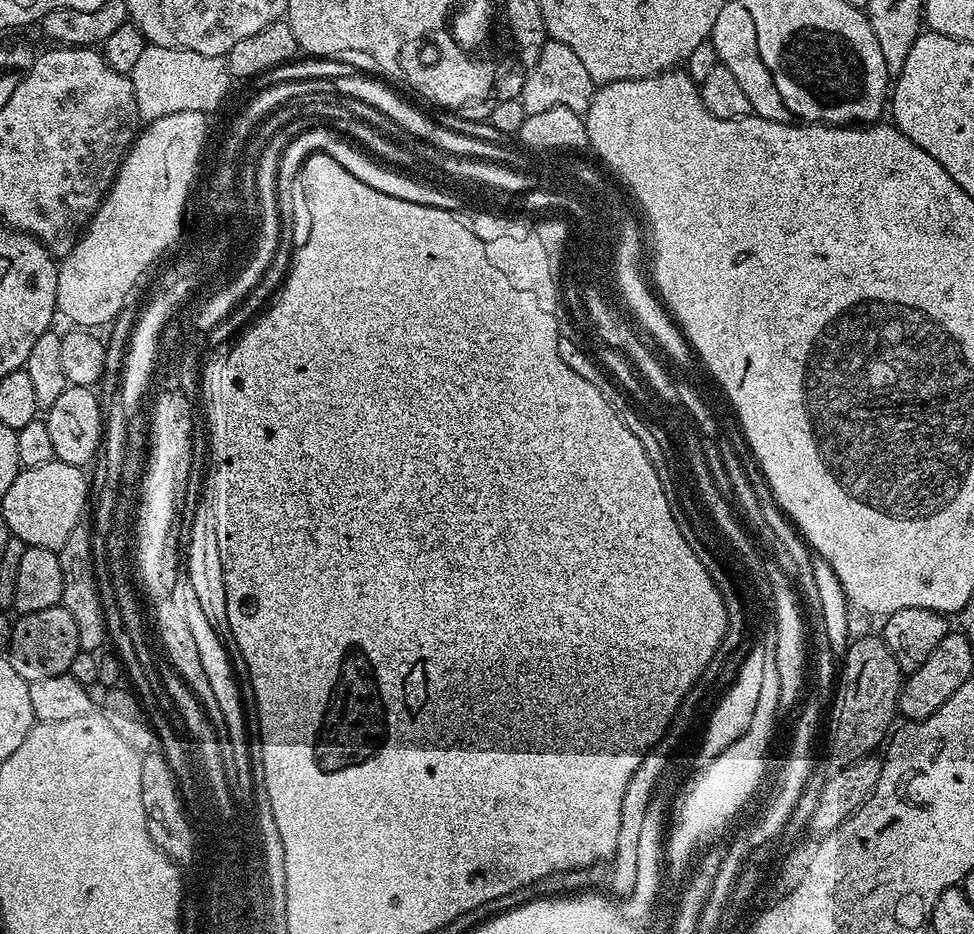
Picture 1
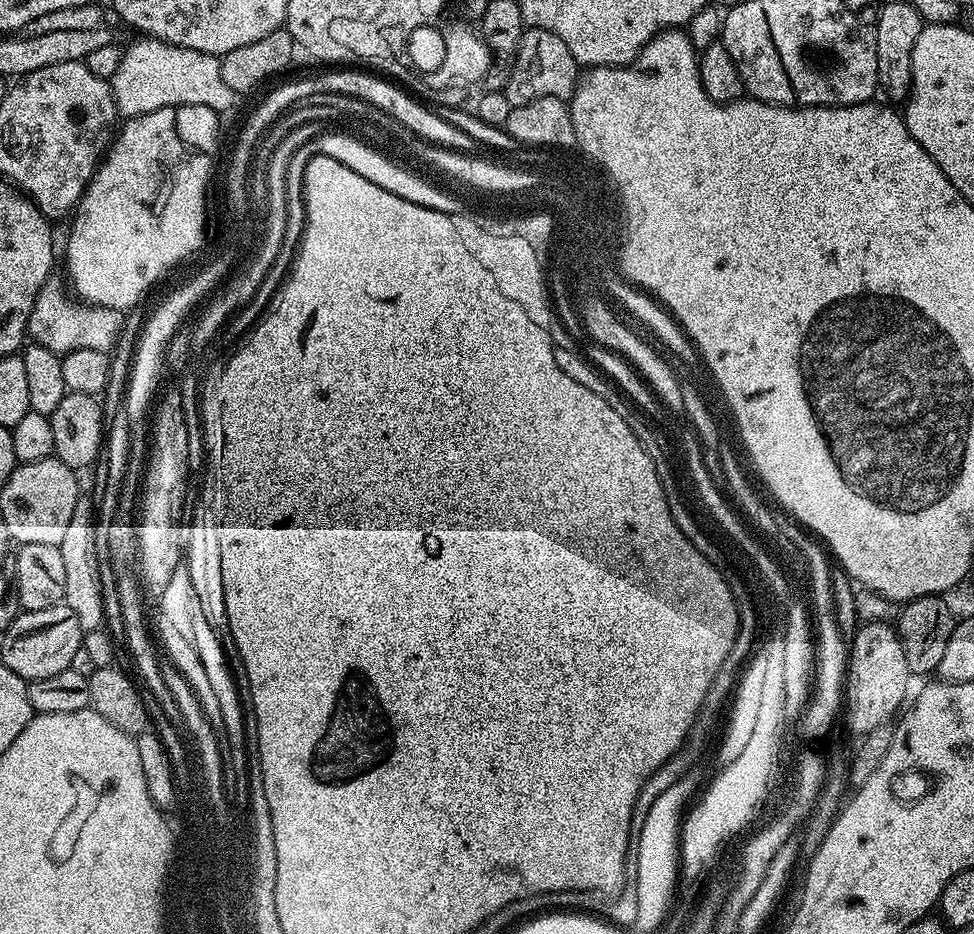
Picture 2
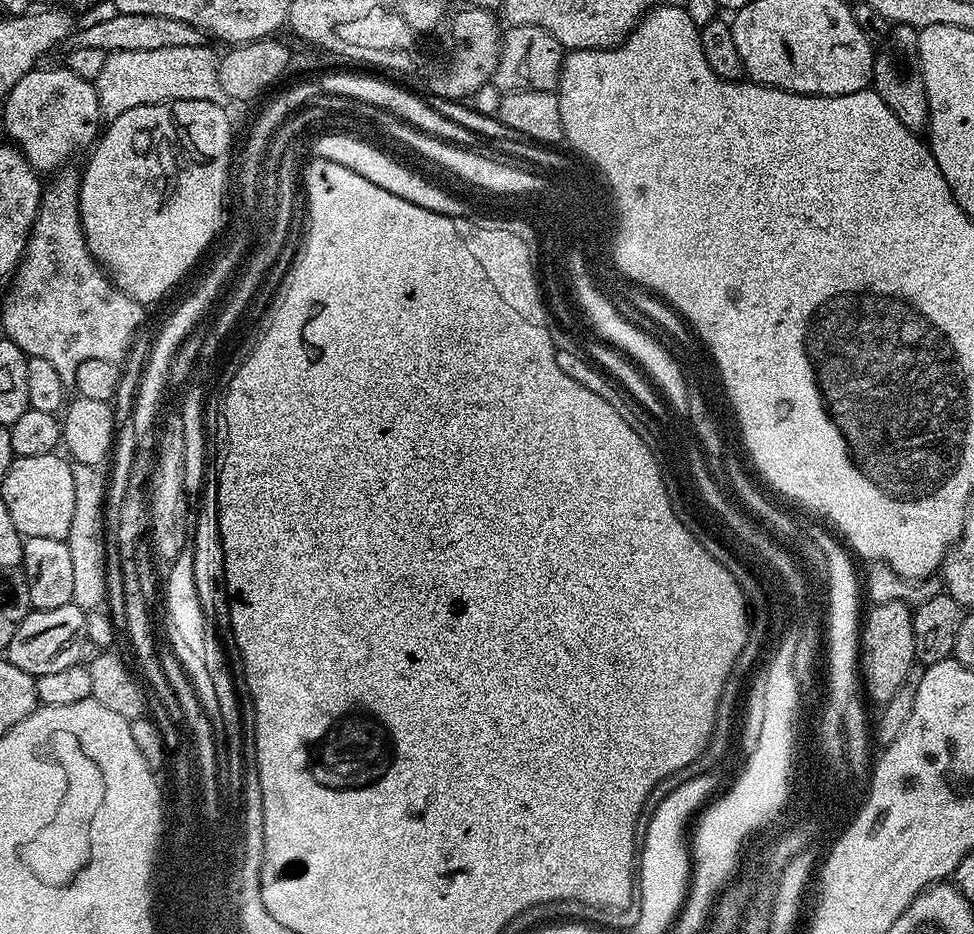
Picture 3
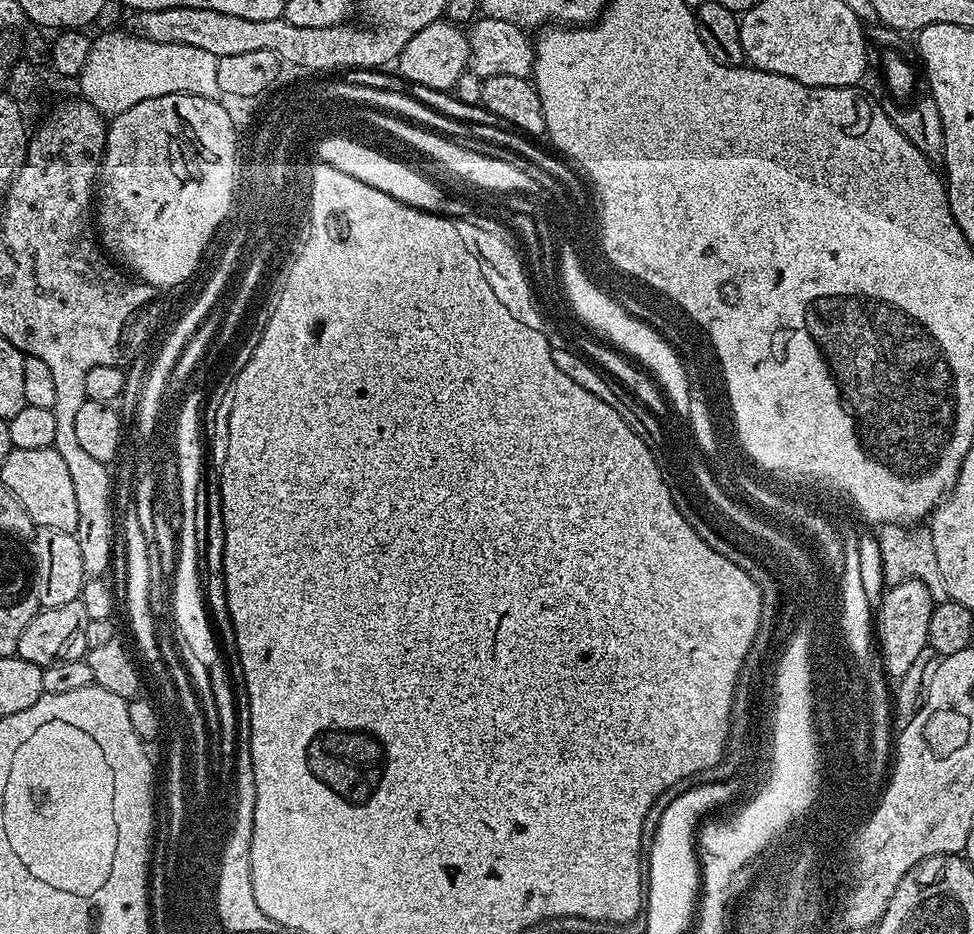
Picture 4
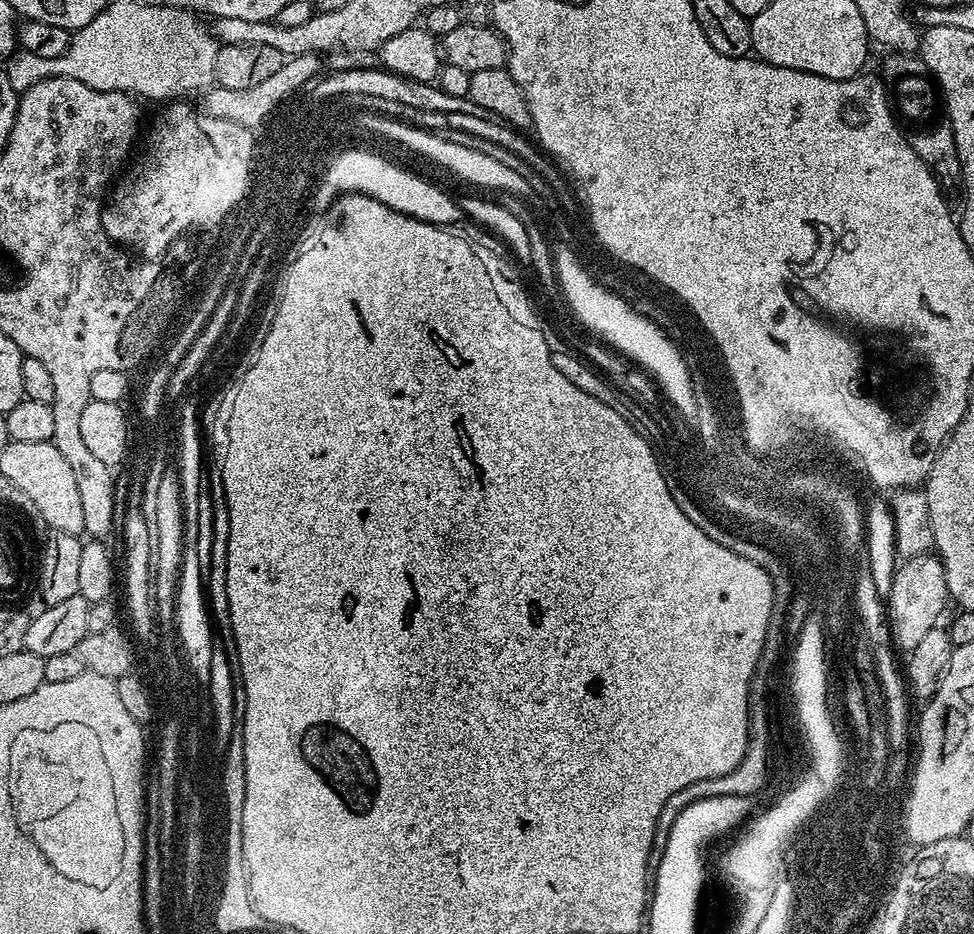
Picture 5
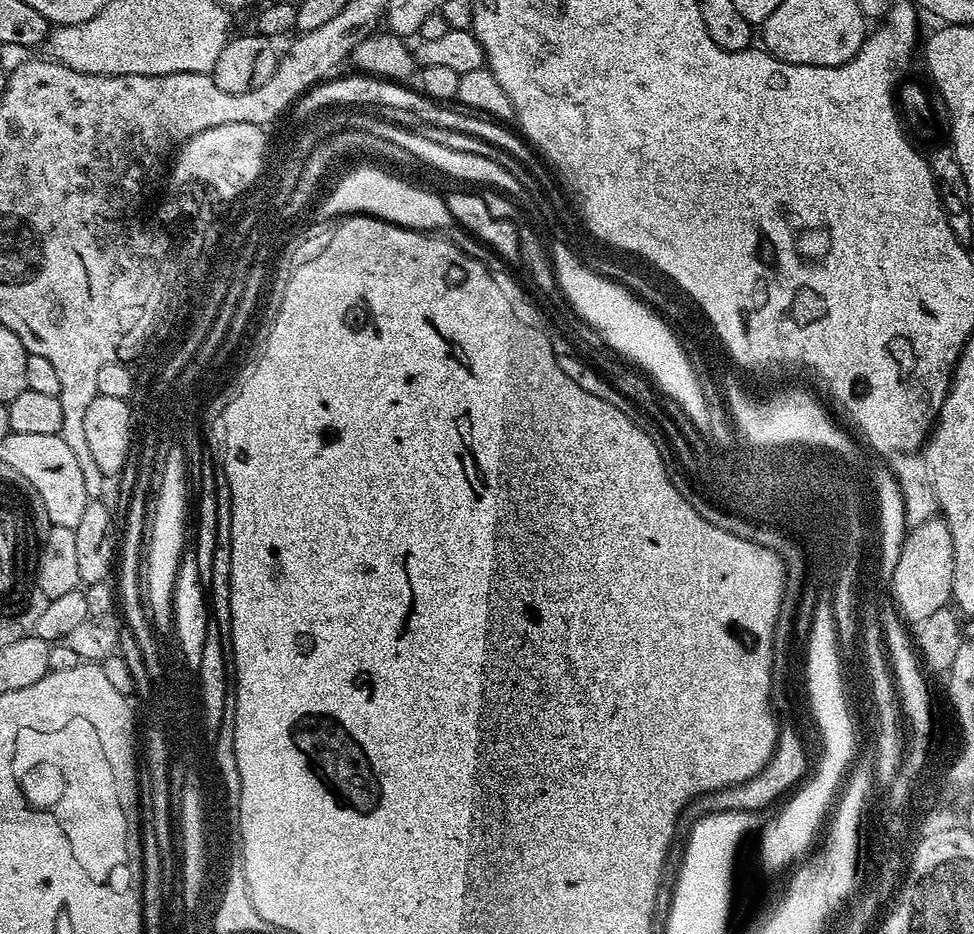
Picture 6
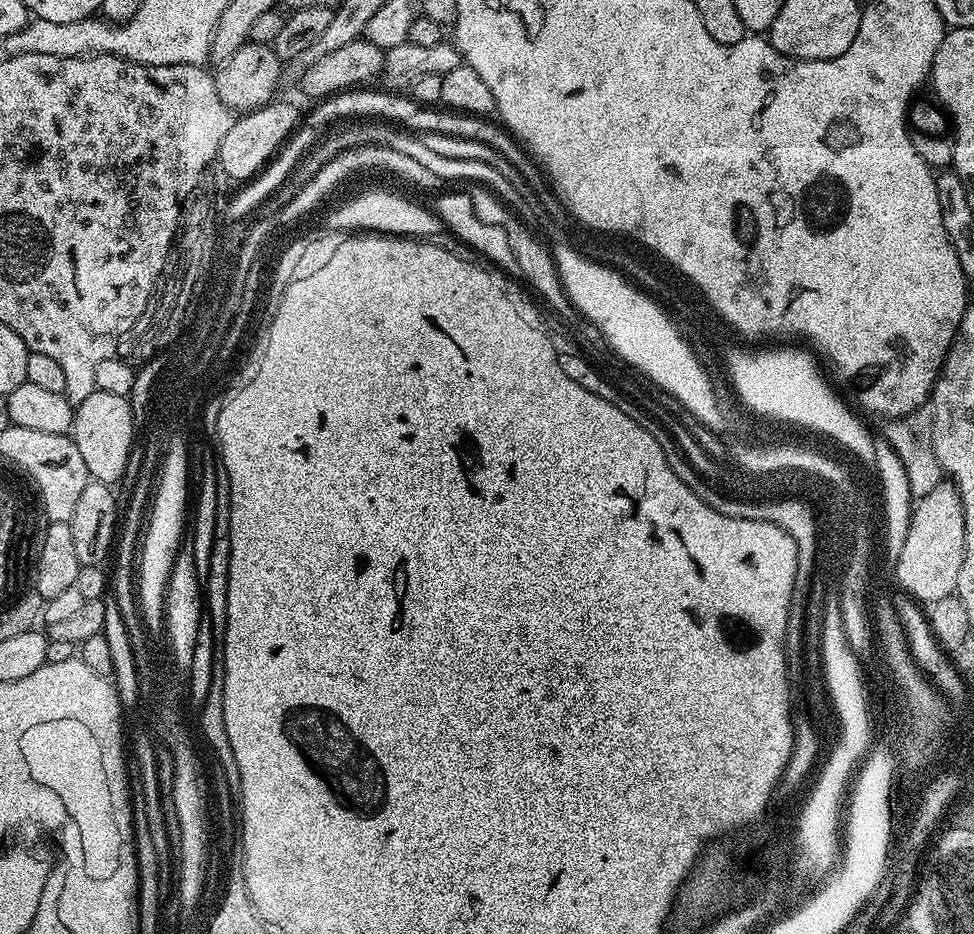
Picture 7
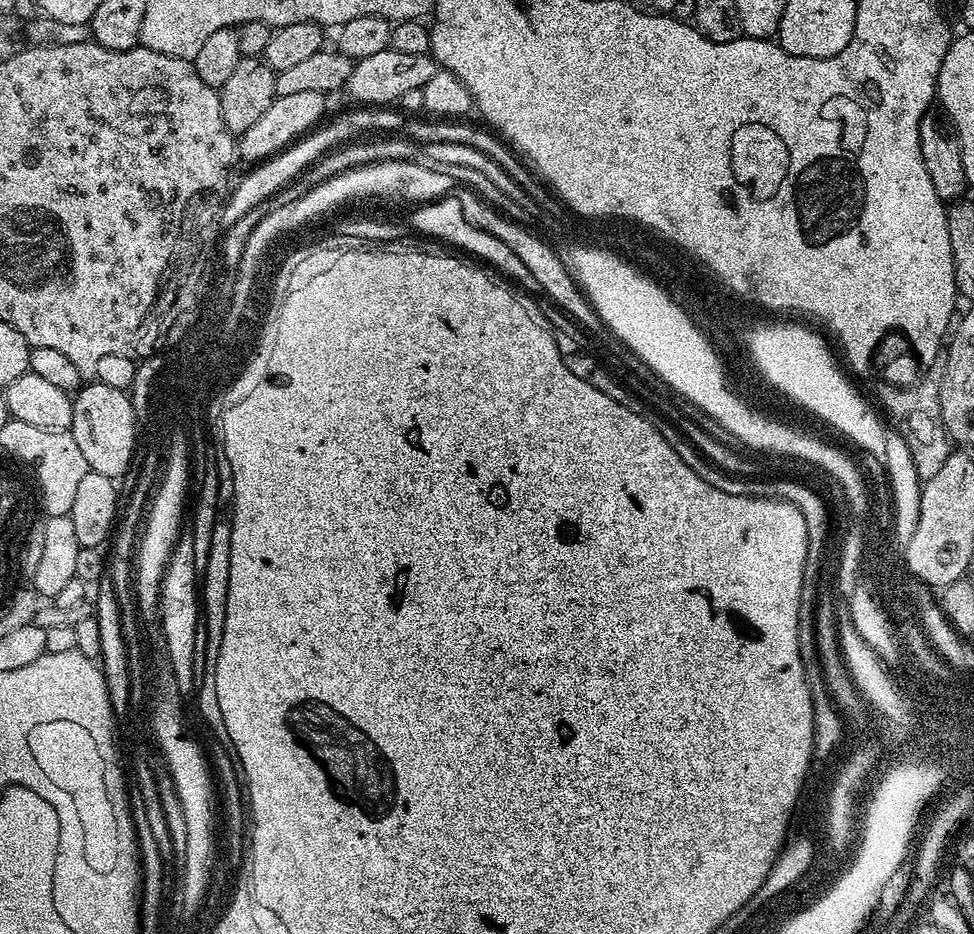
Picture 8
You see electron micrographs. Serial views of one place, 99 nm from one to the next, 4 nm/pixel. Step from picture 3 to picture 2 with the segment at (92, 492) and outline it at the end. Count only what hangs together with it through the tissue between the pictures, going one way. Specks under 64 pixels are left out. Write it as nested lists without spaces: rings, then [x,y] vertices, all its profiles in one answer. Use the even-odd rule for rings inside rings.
[[[82,498],[74,506],[74,518],[66,526],[66,534],[59,544],[62,550],[62,567],[66,569],[64,605],[78,617],[80,629],[93,632],[105,623],[102,582],[100,581],[98,553],[95,549],[94,504]]]

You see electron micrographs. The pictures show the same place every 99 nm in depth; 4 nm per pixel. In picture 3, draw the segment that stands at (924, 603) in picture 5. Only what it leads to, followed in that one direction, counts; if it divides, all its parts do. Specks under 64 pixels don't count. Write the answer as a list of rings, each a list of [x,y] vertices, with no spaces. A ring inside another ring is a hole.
[[[905,601],[872,604],[867,609],[860,629],[860,674],[867,699],[883,706],[894,698],[894,693],[902,682],[906,682],[906,674],[910,674],[912,665],[917,663],[914,650],[913,609]]]

